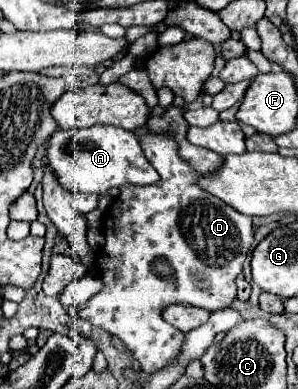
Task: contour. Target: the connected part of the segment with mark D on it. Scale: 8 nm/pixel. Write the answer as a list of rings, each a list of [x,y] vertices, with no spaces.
[[[147,127],[139,131],[139,141],[145,157],[157,163],[161,179],[155,185],[120,187],[119,197],[113,201],[103,219],[103,255],[97,257],[97,267],[103,279],[101,293],[93,295],[85,305],[71,307],[71,315],[91,321],[93,325],[117,335],[141,363],[143,373],[161,369],[165,361],[171,361],[184,341],[184,333],[162,318],[162,311],[173,303],[189,303],[209,311],[225,309],[233,303],[237,287],[235,277],[243,269],[243,261],[253,245],[251,217],[225,205],[221,199],[197,185],[199,175],[179,157],[177,141],[171,133],[155,133]]]

